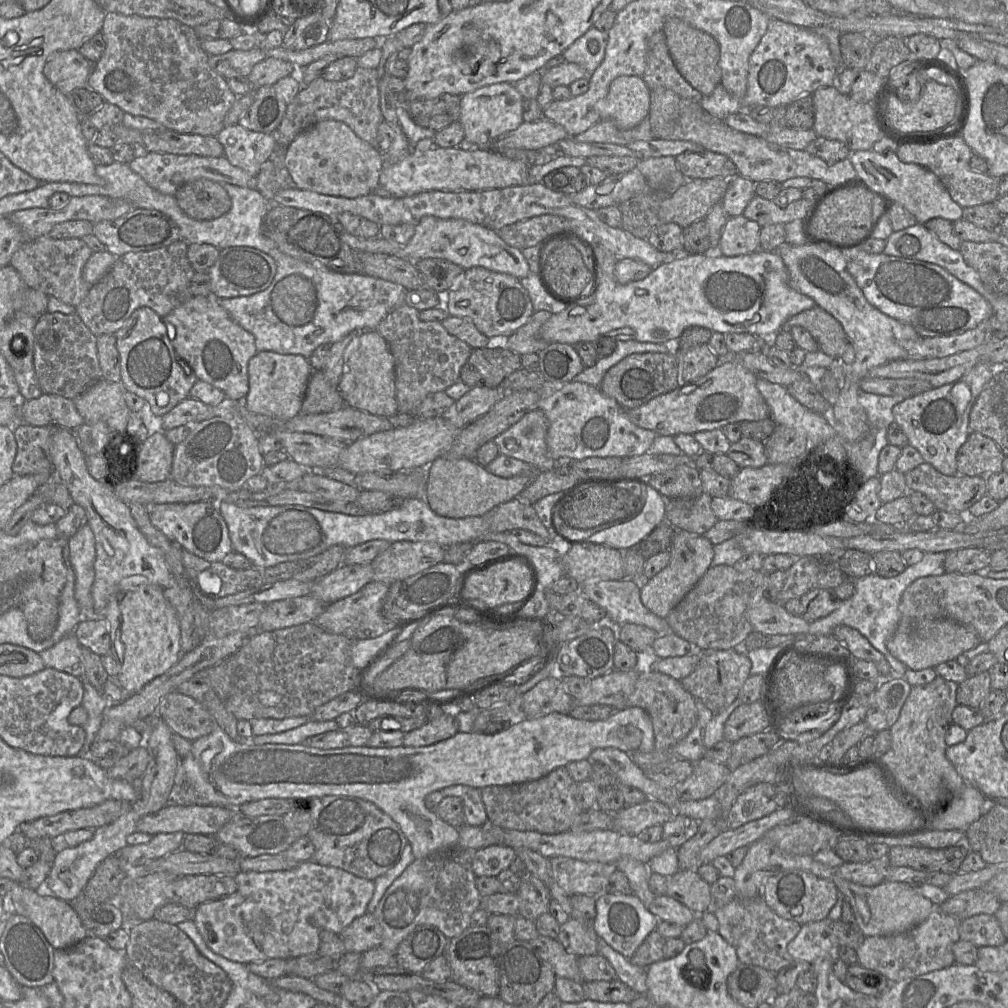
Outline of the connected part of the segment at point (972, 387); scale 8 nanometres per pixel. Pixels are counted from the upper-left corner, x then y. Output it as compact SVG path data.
M980 362L960 379L933 387L925 392L904 399L893 407L894 421L908 438L908 444L916 448L925 462L947 476L957 473L957 453L969 434L969 416L980 393L993 378L997 366Z

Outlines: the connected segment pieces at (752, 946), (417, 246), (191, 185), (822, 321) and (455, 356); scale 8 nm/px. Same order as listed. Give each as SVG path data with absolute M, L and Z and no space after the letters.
M737 896L728 904L716 908L714 914L719 922L718 933L735 948L740 963L777 973L795 961L787 946L799 933L801 924L778 916L761 896L752 899Z
M423 217L415 225L414 235L405 245L386 240L381 236L365 239L348 232L343 233L343 240L358 252L383 253L415 261L422 258L441 258L461 266L464 270L479 266L490 271L509 274L517 279L522 279L530 273L528 262L519 249L506 244L496 231L463 219Z
M198 179L182 185L174 195L183 212L196 220L213 220L227 213L232 201L218 182Z
M818 306L789 318L781 331L790 331L794 326L806 329L818 343L819 350L836 360L840 359L849 342L839 321Z
M401 303L377 326L395 359L395 388L398 413L414 413L421 402L435 392L445 391L460 380L460 370L472 348L451 335L438 321L423 321L414 307Z

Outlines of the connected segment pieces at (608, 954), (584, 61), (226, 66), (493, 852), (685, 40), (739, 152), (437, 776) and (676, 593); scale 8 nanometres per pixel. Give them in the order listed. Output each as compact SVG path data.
M598 937L598 954L605 957L620 980L638 995L647 993L647 969L633 964L628 958L616 952L608 943Z
M591 27L564 50L562 56L566 62L581 65L592 75L604 60L608 39L608 32Z
M260 47L247 51L232 49L227 53L209 55L209 66L225 79L232 77L247 77L253 67L267 58L264 49Z
M491 845L475 851L472 869L477 877L497 877L503 870L509 869L517 856L516 851L506 845Z
M677 17L666 20L664 33L669 53L680 74L703 96L710 95L721 83L722 78L719 66L720 46L716 39Z
M666 88L650 90L649 122L655 139L684 140L694 142L705 150L728 157L737 167L739 175L754 183L764 180L784 182L795 177L815 178L827 185L861 180L849 158L829 163L805 150L794 150L767 141L761 136L740 132L729 127L723 120L704 122L703 110L698 102L683 98Z
M627 707L621 710L614 710L614 713L605 720L599 721L586 721L578 720L571 717L569 714L562 714L553 712L548 715L539 718L527 718L522 716L516 718L516 722L513 723L508 729L487 735L481 732L457 732L454 736L439 741L437 743L428 746L398 746L398 747L369 747L369 746L346 746L343 748L335 749L320 749L316 747L307 746L303 743L300 744L253 744L250 742L242 742L231 739L228 734L219 726L215 726L212 732L208 735L202 736L199 739L193 741L191 750L187 756L180 759L179 766L177 768L174 785L170 793L170 802L168 804L180 804L180 805L219 805L228 806L237 809L240 805L261 800L265 798L286 798L293 799L297 797L310 796L322 797L324 795L343 795L361 798L372 802L383 812L388 814L402 829L409 843L412 845L413 855L416 859L423 859L430 856L443 853L445 851L452 851L458 847L459 832L458 828L451 826L444 820L442 820L435 811L429 810L425 805L425 798L428 794L446 788L452 785L466 785L472 788L481 790L487 786L492 785L511 785L520 784L524 782L530 782L538 780L548 775L553 770L565 767L570 762L588 759L591 752L598 748L616 748L630 754L631 752L648 753L654 750L654 733L652 721L649 714L640 707Z
M685 530L674 531L669 563L650 579L640 581L643 605L655 615L666 618L712 566L714 545L704 535Z

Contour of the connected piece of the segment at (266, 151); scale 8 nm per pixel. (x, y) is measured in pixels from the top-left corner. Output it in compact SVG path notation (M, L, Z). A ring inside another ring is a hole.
M239 123L224 127L216 138L222 144L228 161L253 177L277 148L272 133L255 132Z

